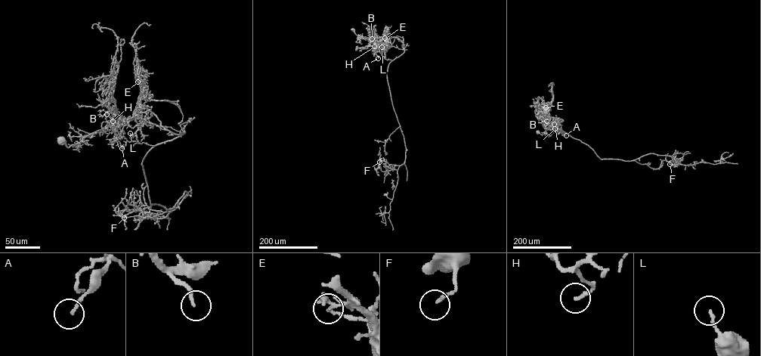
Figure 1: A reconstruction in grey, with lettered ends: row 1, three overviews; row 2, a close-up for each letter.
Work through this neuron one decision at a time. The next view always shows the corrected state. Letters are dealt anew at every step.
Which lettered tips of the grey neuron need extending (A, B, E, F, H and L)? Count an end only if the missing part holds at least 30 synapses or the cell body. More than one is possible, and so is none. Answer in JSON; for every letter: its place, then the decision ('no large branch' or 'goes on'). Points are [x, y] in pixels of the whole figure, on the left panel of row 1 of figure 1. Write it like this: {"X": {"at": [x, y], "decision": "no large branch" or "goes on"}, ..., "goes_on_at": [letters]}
{"A": {"at": [122, 148], "decision": "no large branch"}, "B": {"at": [106, 114], "decision": "no large branch"}, "E": {"at": [137, 82], "decision": "no large branch"}, "F": {"at": [124, 218], "decision": "no large branch"}, "H": {"at": [112, 121], "decision": "no large branch"}, "L": {"at": [130, 133], "decision": "no large branch"}, "goes_on_at": []}

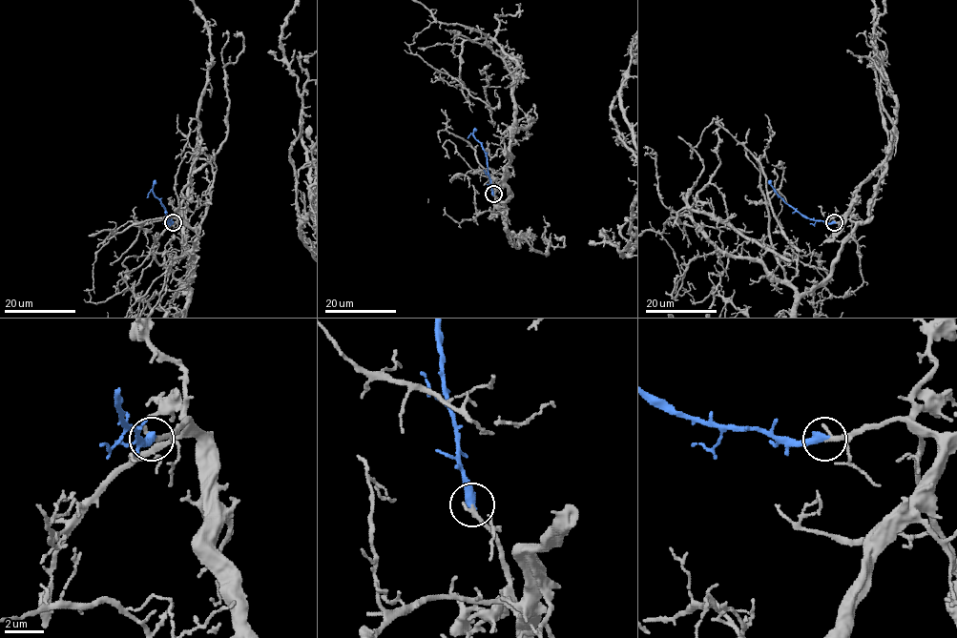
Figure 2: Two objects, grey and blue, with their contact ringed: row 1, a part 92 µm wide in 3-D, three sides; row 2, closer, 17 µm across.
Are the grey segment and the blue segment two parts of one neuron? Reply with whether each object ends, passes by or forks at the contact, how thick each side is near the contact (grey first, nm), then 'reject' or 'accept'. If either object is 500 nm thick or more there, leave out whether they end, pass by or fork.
grey ends; blue ends; calibres 280 and 440 nm; accept

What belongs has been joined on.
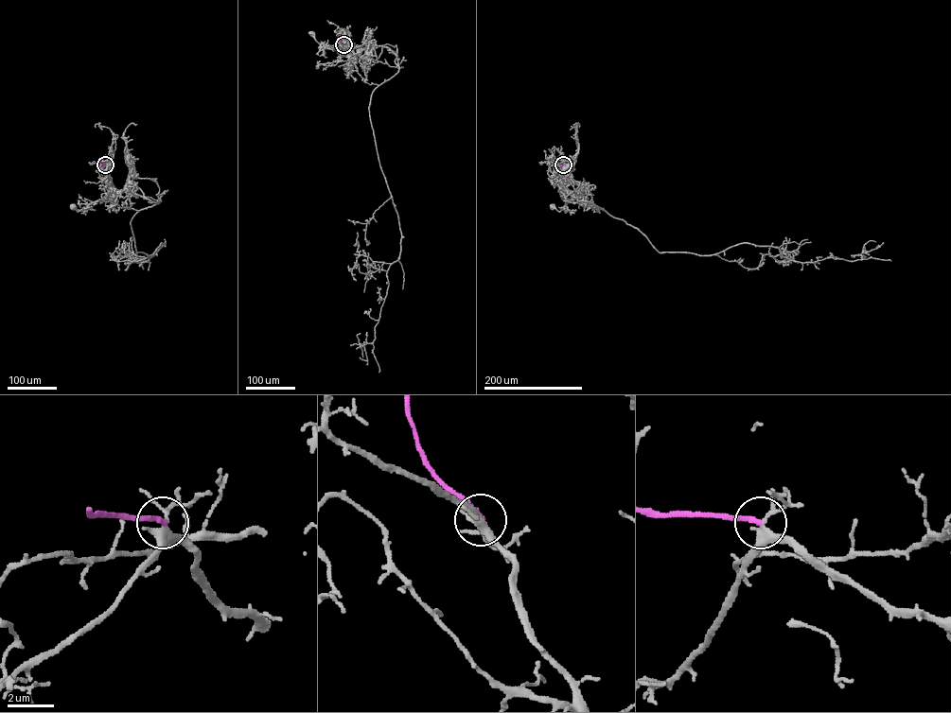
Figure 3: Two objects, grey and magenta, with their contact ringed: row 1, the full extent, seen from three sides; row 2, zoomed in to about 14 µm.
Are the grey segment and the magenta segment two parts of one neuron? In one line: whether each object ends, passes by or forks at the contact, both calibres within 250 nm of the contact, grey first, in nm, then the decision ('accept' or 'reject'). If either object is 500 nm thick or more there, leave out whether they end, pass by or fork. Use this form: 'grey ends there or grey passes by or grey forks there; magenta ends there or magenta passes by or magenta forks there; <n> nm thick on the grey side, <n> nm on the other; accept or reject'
grey forks there; magenta ends there; 320 nm thick on the grey side, 200 nm on the other; accept

